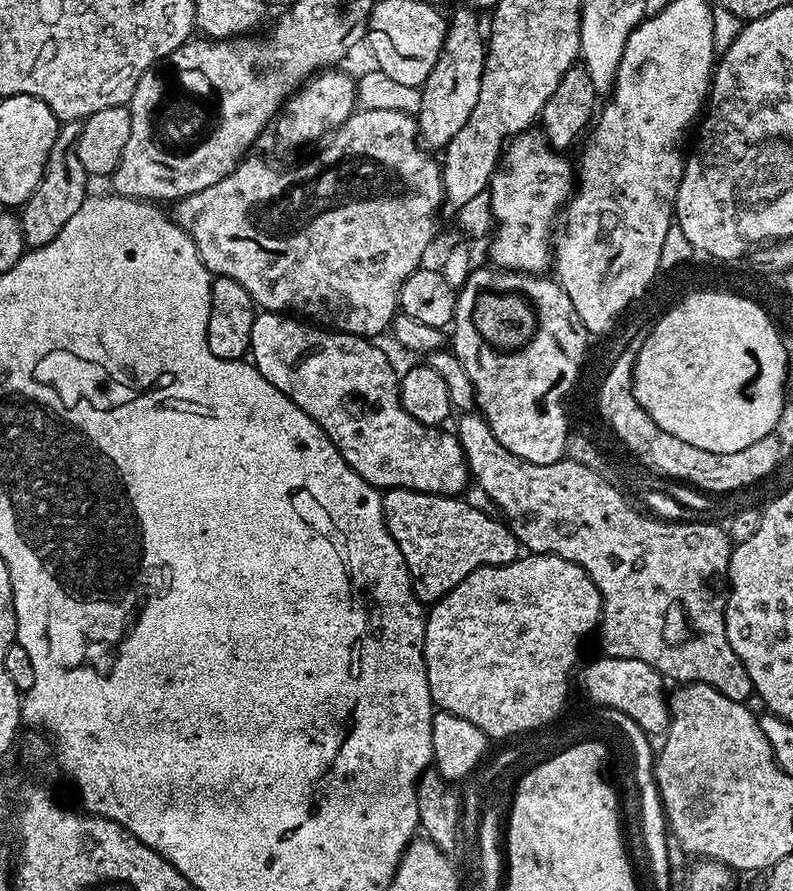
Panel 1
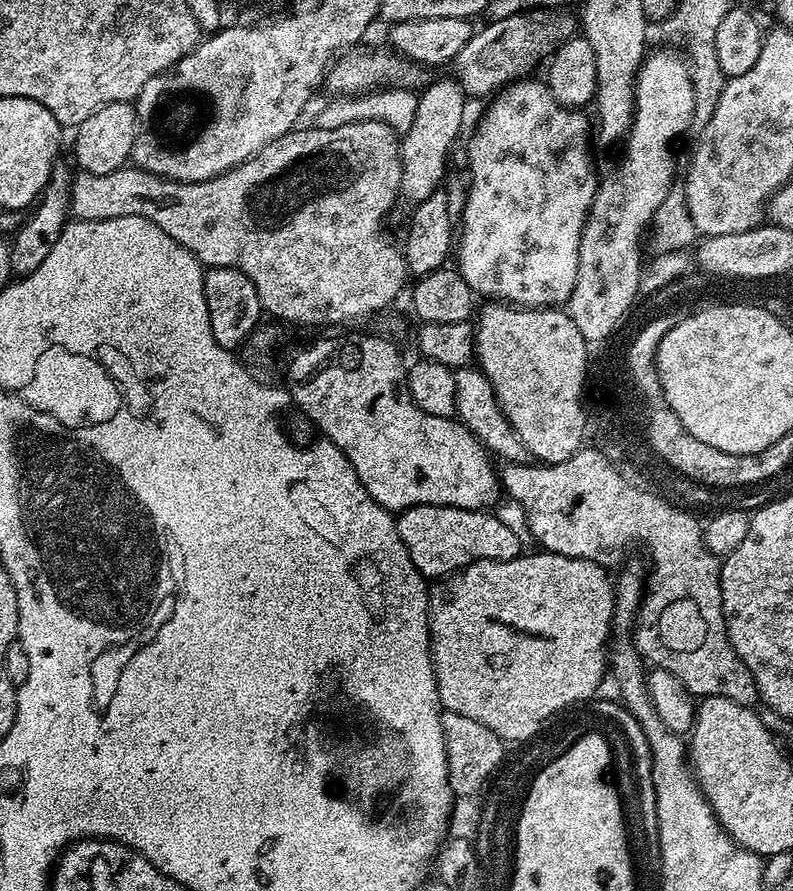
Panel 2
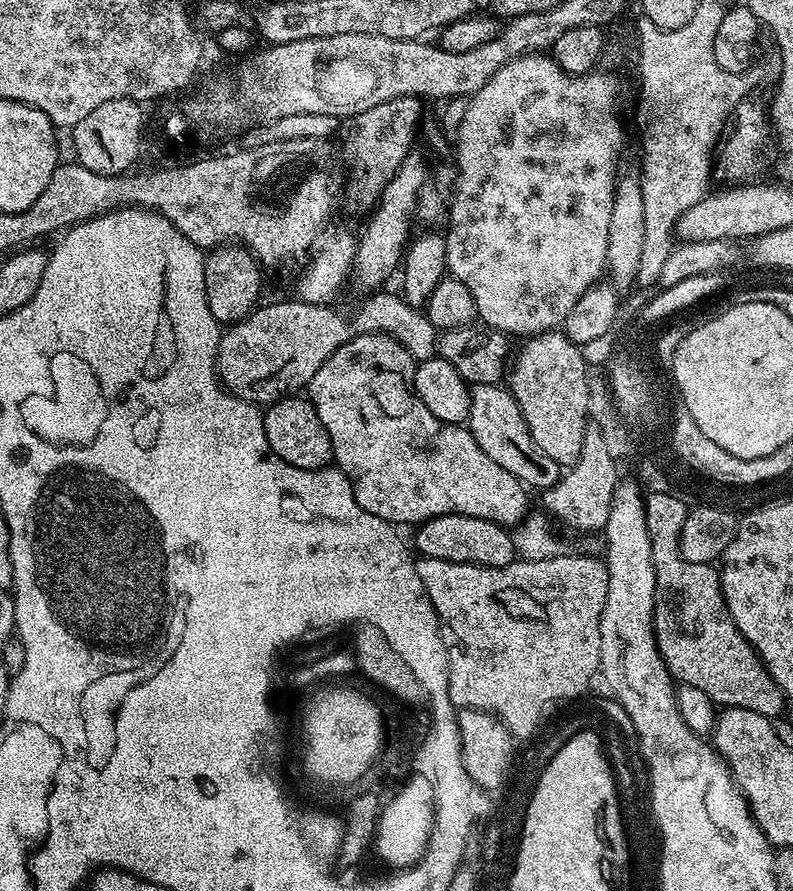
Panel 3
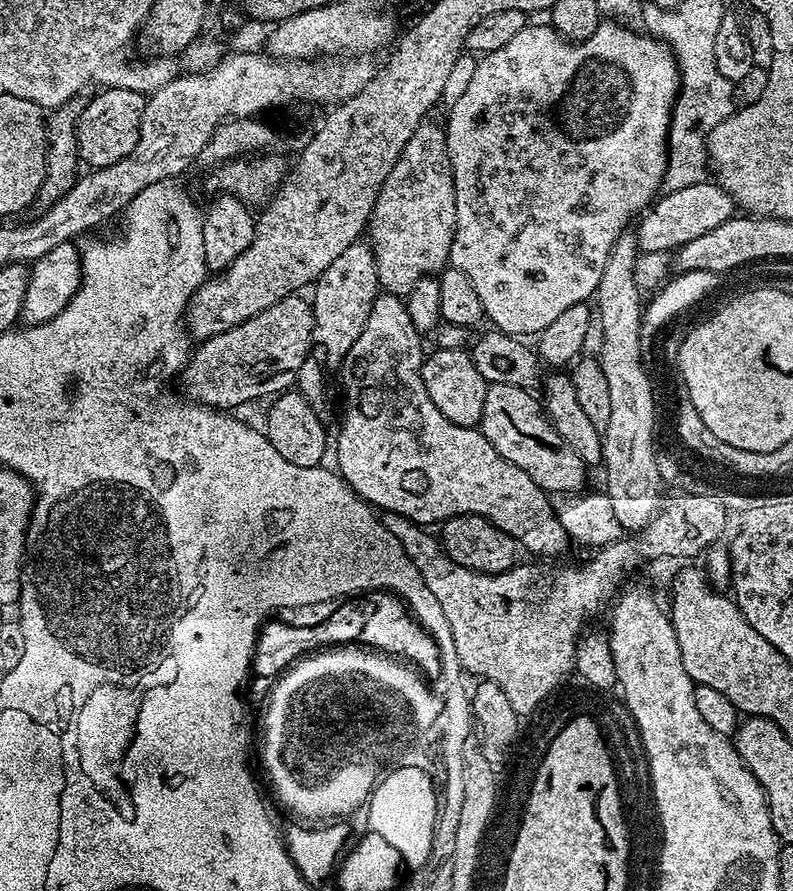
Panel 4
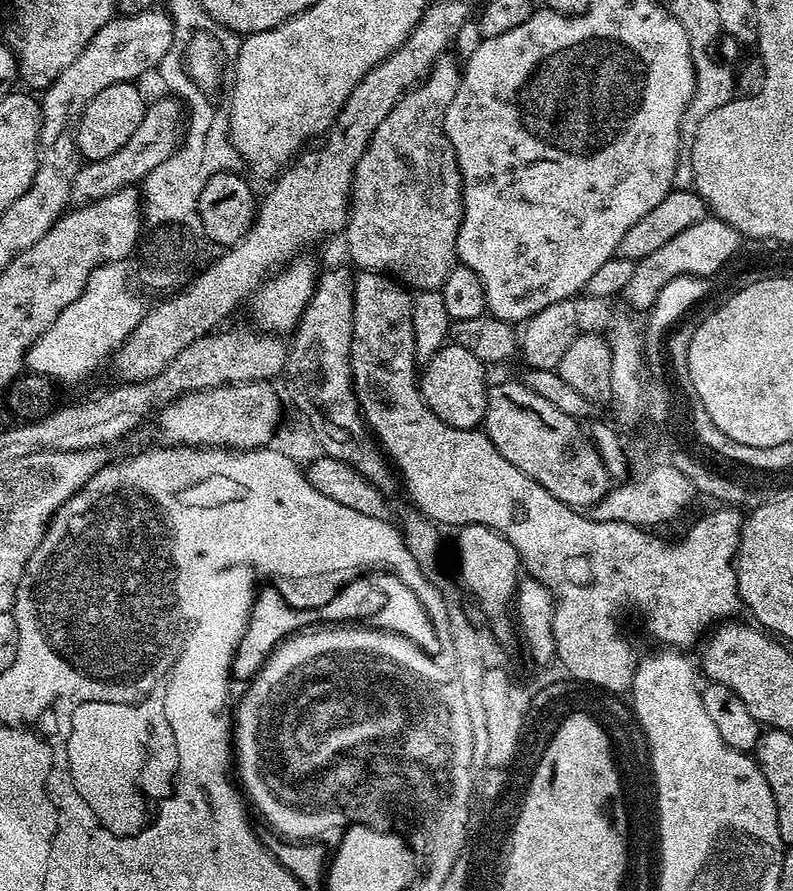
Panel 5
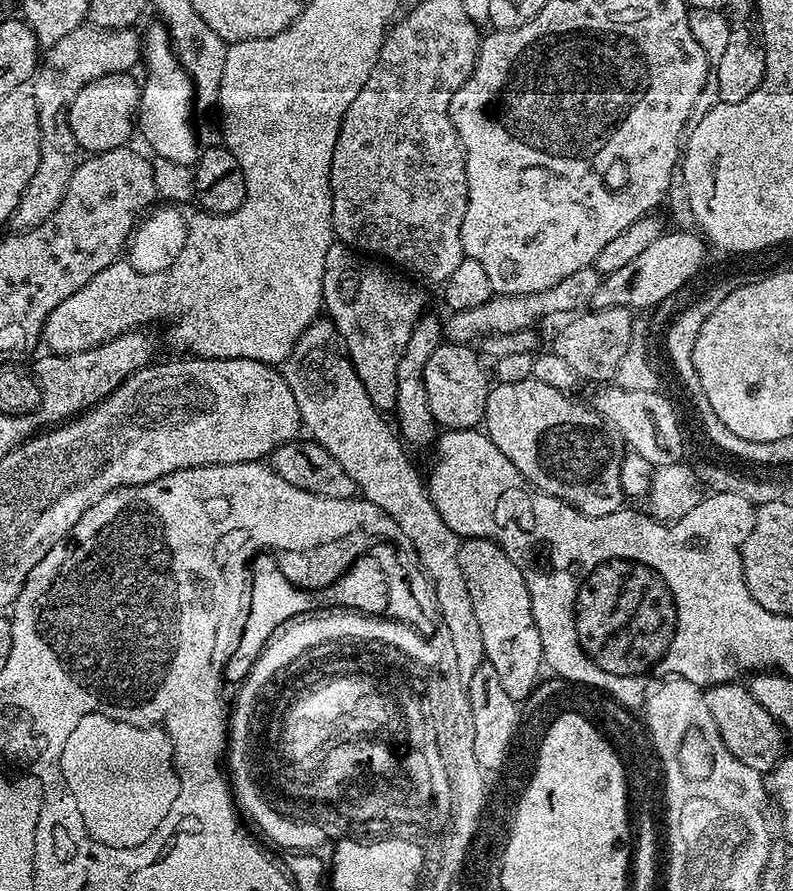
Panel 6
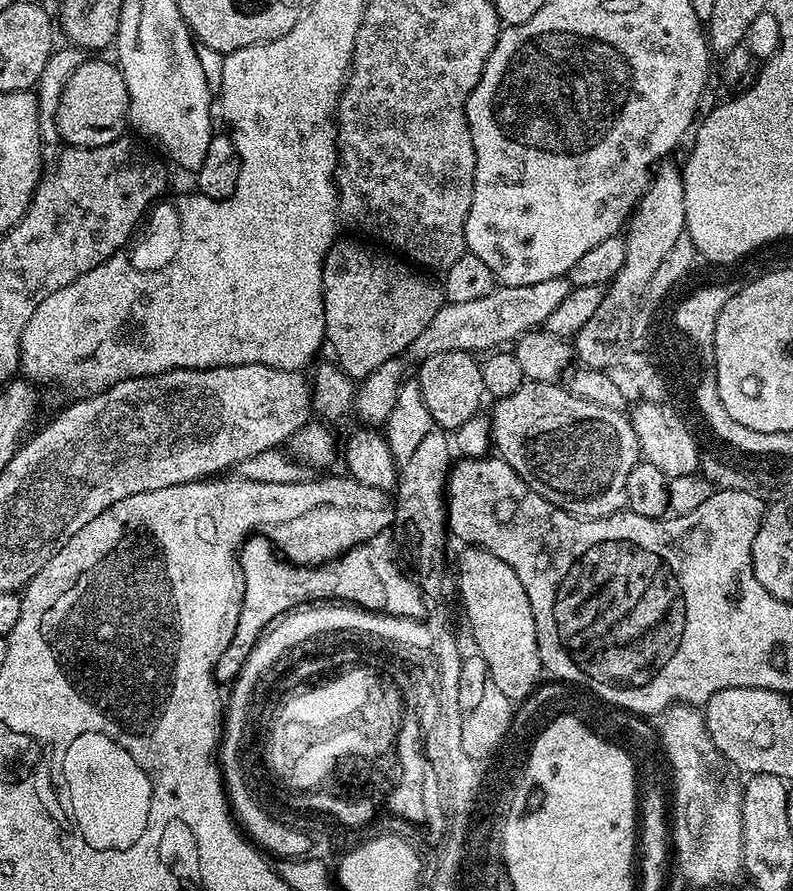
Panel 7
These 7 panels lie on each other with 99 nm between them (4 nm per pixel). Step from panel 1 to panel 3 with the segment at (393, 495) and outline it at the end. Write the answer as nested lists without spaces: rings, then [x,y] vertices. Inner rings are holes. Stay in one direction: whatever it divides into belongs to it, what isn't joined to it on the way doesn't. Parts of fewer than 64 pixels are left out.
[[[462,514],[435,516],[419,525],[415,532],[417,548],[415,548],[415,551],[421,557],[498,568],[504,567],[517,559],[514,542],[512,541],[512,532],[505,525],[495,524],[486,518],[474,518]]]

